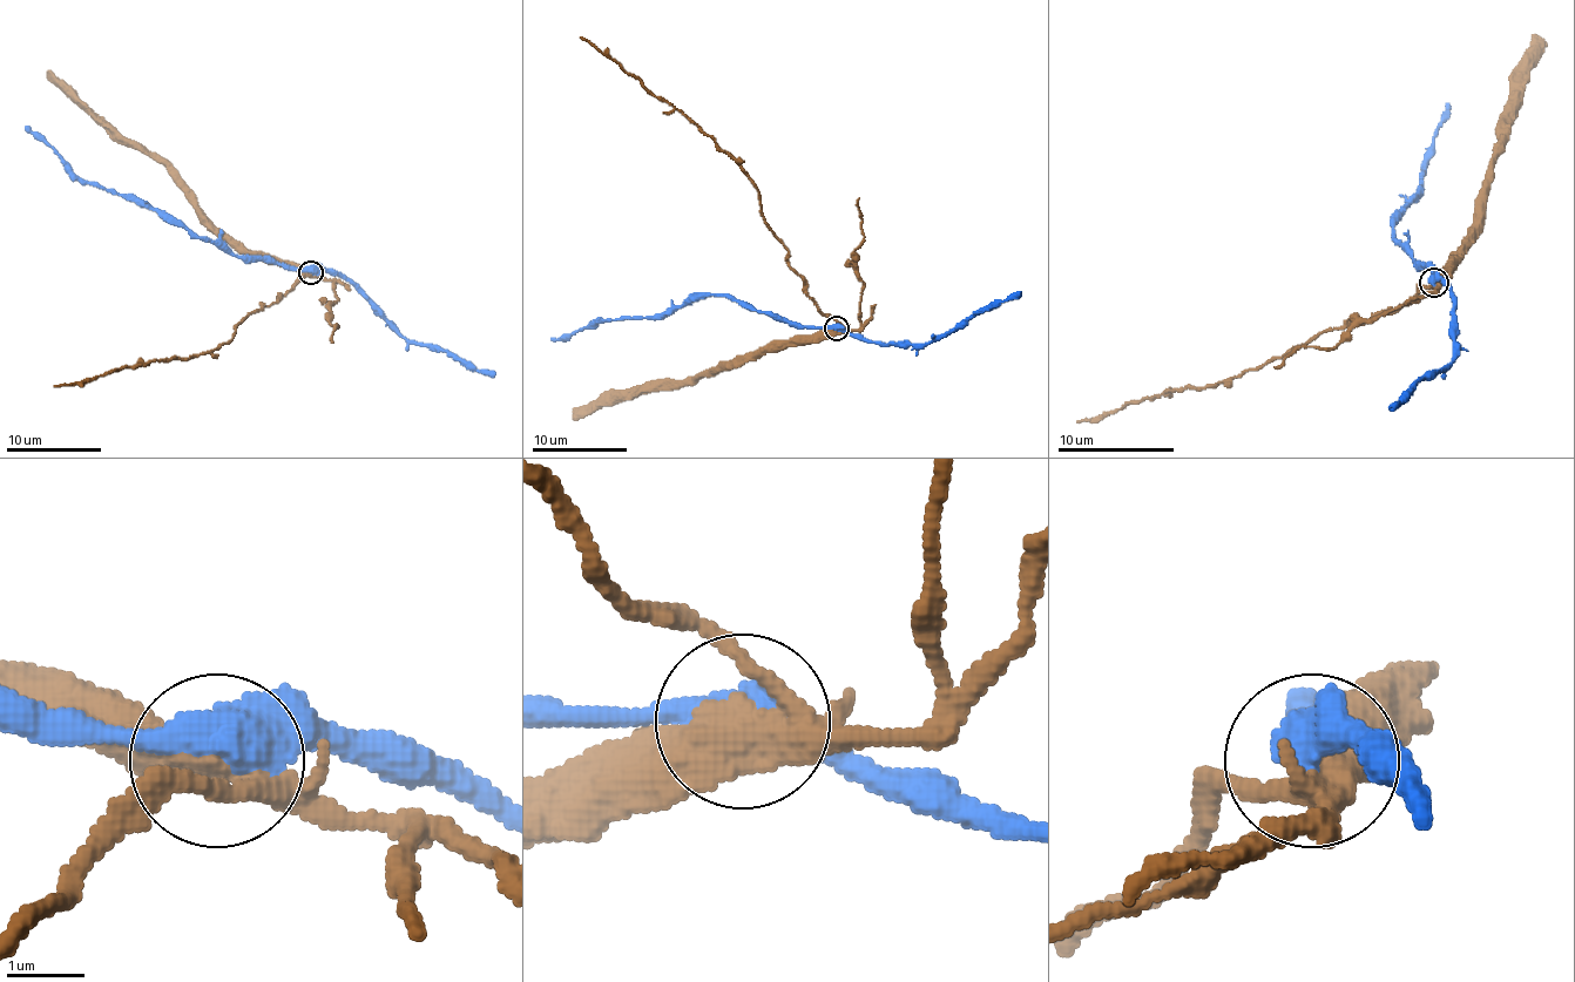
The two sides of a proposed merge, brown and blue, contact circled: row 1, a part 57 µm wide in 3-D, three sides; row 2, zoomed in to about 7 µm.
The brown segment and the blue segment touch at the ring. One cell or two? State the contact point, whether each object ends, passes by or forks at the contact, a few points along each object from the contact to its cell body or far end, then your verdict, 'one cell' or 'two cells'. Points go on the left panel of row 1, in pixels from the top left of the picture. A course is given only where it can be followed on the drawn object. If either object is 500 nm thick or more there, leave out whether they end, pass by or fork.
(311, 272) | brown via (311, 272), (269, 306), (256, 309), (225, 344), (188, 358), (114, 367), (54, 387) | blue via (311, 272), (247, 261), (169, 223), (154, 211), (83, 183), (26, 126) | two cells

